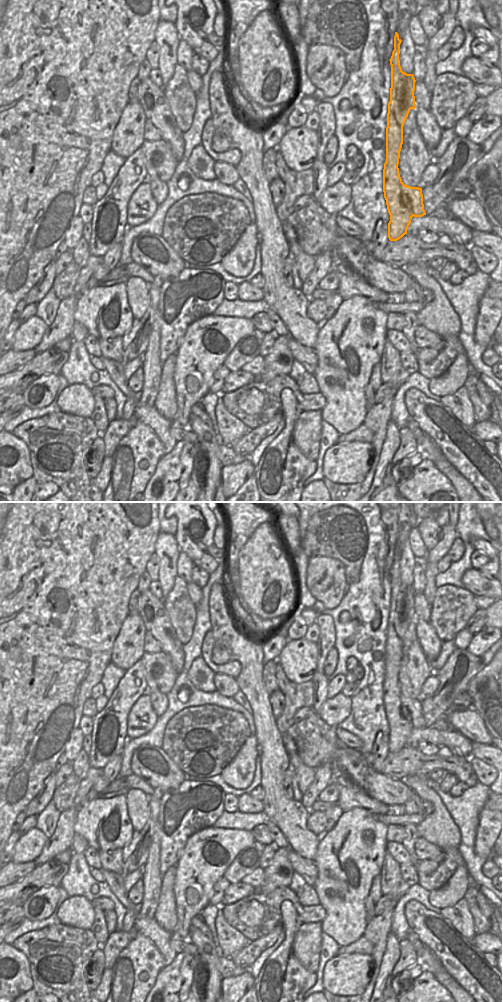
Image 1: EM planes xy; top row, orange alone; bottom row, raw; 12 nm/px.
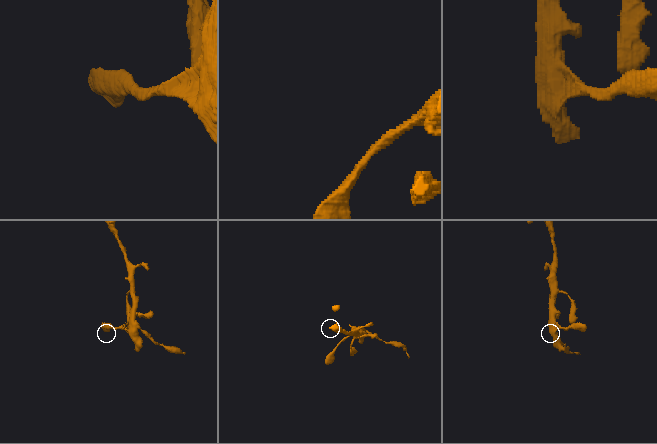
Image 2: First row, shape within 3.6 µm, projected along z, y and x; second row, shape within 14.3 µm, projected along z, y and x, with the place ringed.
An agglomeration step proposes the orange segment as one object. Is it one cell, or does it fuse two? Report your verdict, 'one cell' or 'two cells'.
two cells

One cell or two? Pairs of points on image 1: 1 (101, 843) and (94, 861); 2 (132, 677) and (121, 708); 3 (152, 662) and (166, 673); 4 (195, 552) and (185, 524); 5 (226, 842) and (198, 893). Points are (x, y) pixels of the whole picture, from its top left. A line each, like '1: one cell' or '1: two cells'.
1: two cells
2: one cell
3: one cell
4: one cell
5: one cell

